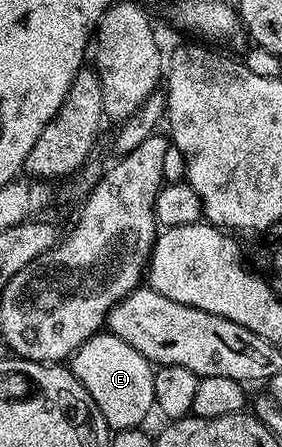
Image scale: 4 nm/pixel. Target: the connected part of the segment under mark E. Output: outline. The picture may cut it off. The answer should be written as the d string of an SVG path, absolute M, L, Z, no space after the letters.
M110 332L95 334L86 344L82 344L70 359L72 374L86 392L98 404L98 412L113 431L134 430L145 425L148 413L153 413L154 400L154 366L126 340Z

